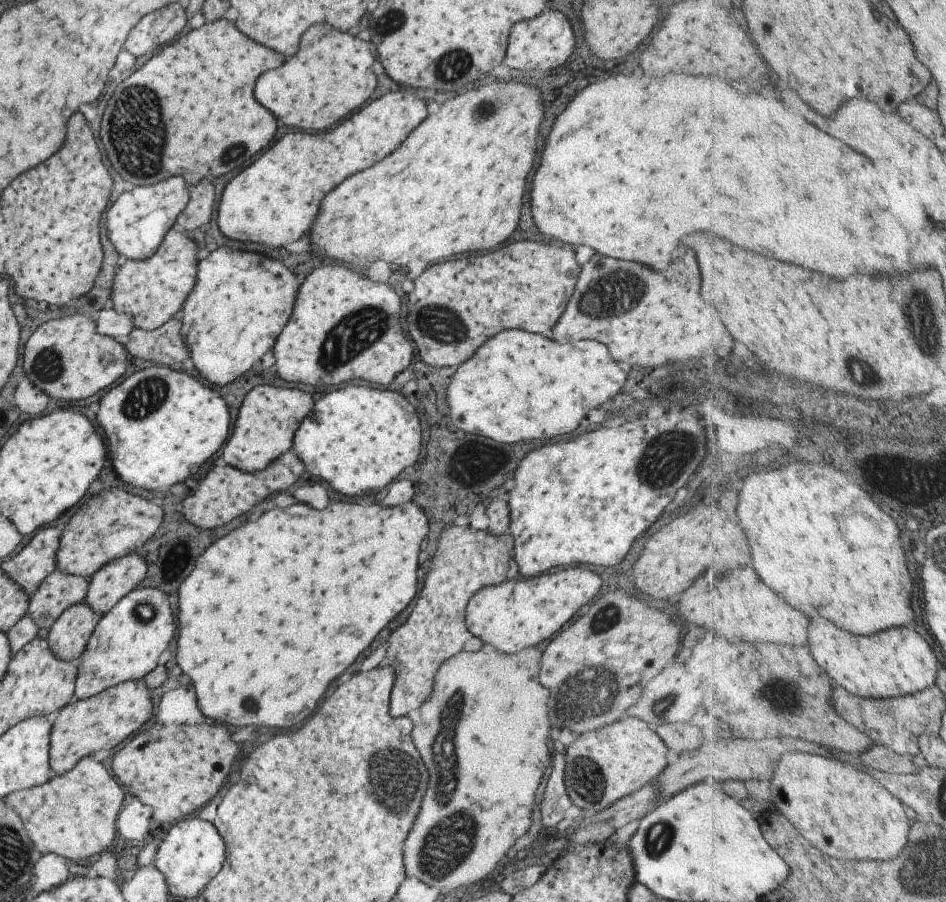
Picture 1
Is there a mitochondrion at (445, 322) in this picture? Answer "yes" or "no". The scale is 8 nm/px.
yes

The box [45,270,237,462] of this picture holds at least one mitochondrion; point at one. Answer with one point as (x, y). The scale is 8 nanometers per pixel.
(145, 397)

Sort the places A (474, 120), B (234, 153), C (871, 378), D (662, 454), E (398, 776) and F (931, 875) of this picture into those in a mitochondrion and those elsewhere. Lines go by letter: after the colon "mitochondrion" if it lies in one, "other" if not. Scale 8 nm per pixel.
A: mitochondrion
B: mitochondrion
C: other
D: mitochondrion
E: mitochondrion
F: mitochondrion

